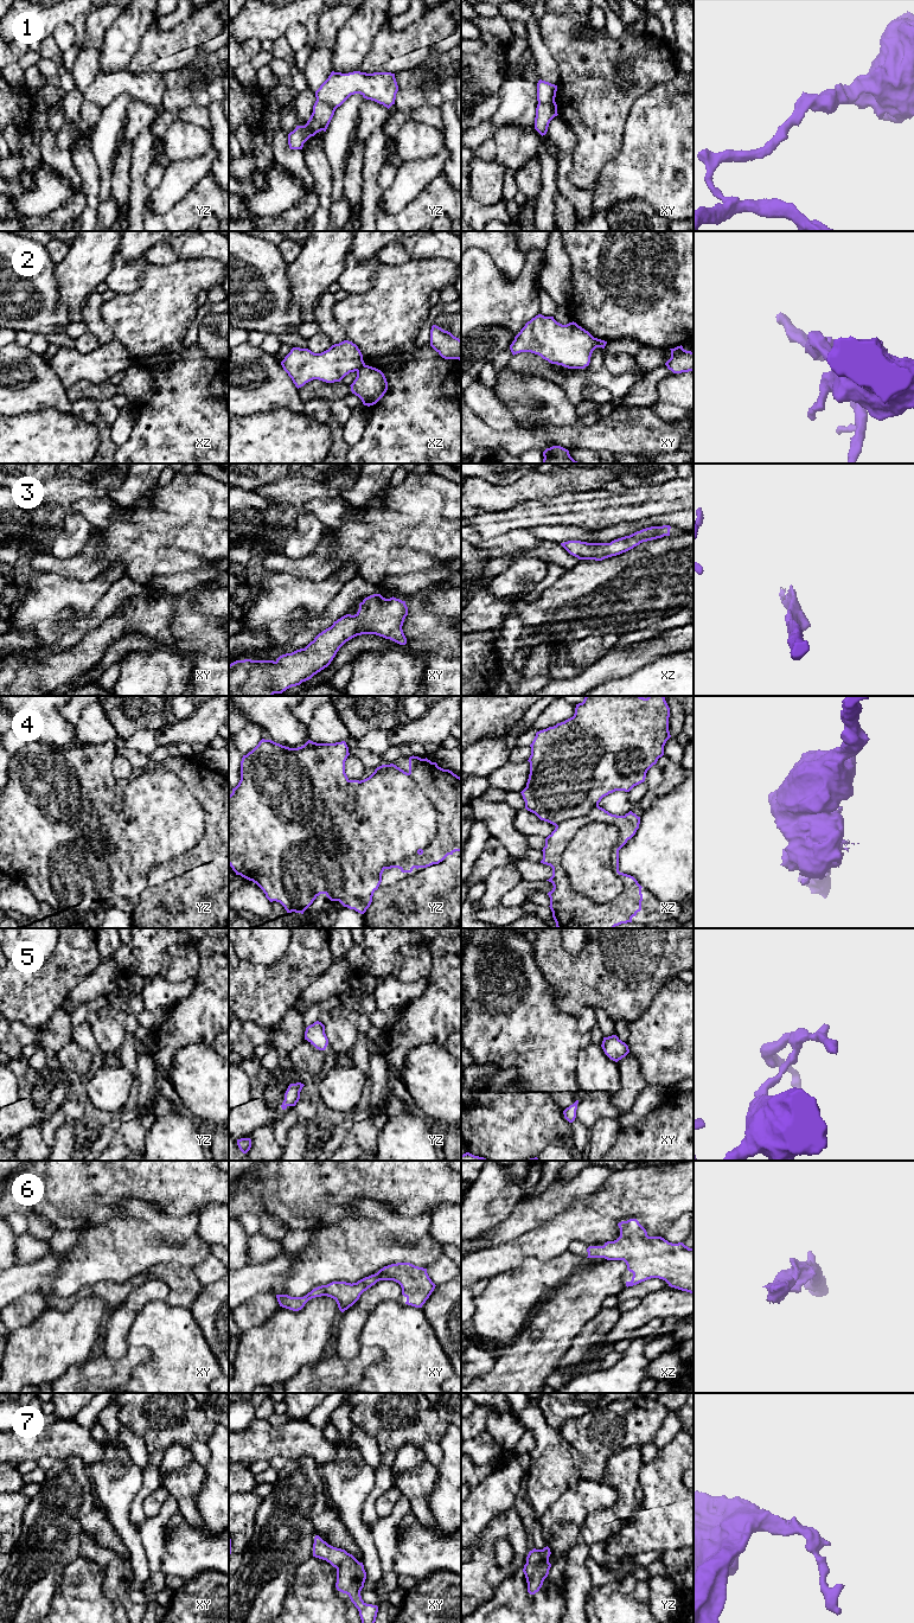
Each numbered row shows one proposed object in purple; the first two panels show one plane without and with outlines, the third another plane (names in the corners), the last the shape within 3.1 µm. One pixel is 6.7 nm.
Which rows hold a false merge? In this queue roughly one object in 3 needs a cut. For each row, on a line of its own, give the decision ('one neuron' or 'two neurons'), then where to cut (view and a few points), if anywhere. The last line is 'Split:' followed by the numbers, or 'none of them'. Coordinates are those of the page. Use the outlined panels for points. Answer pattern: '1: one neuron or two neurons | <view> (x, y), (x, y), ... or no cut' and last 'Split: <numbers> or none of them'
1: two neurons | yz (317, 98), (328, 103), (334, 109)
2: two neurons | xz (364, 364), (357, 371)
3: one neuron | no cut
4: two neurons | xz (592, 820), (620, 829), (612, 868), (622, 890), (611, 901)
5: one neuron | no cut
6: one neuron | no cut
7: one neuron | no cut
Split: 1, 2, 4

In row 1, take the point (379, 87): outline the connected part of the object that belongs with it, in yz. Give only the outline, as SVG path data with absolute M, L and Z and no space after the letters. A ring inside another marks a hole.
M332 71L315 91L315 97L334 109L351 95L360 94L364 98L383 104L388 109L395 104L398 85L395 74L353 71L349 74Z

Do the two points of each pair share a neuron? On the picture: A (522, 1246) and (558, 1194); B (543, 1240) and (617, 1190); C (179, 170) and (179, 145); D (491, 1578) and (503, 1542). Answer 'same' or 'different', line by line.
A: different
B: same
C: different
D: different

